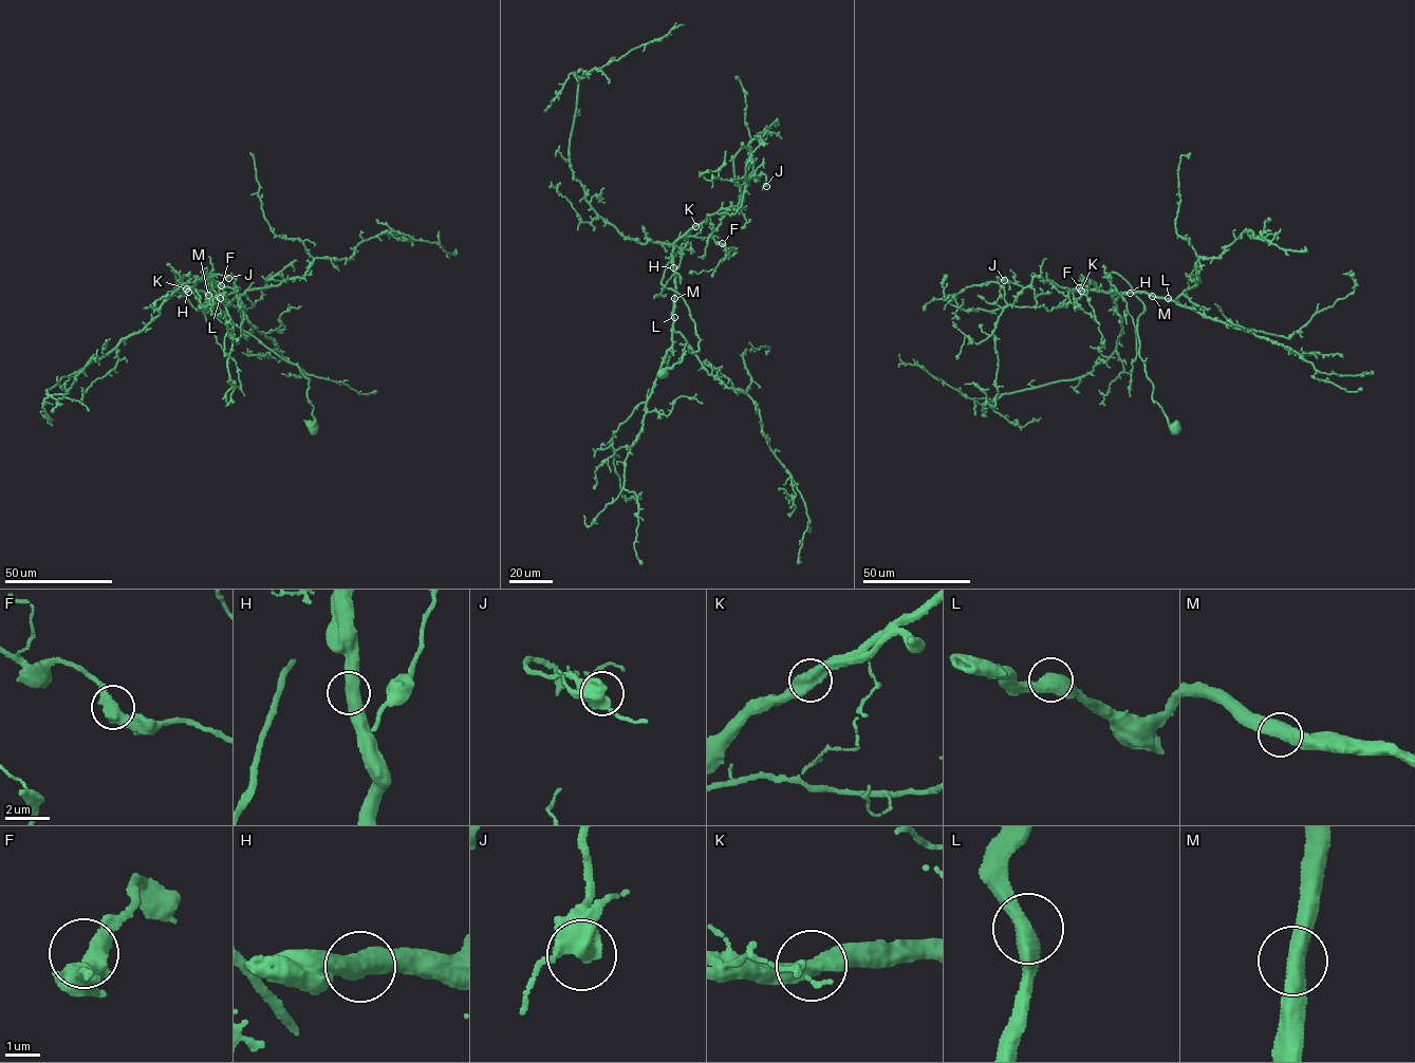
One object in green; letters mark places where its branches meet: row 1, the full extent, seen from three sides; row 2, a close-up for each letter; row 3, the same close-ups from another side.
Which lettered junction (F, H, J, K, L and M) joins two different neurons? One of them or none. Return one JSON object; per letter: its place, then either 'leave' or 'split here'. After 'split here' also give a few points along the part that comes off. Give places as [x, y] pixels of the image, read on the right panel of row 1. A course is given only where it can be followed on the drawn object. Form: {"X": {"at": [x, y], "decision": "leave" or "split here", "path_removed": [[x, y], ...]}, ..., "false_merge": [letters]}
{"F": {"at": [1079, 287], "decision": "leave"}, "H": {"at": [1130, 293], "decision": "leave"}, "J": {"at": [1004, 280], "decision": "leave"}, "K": {"at": [1081, 291], "decision": "leave"}, "L": {"at": [1168, 298], "decision": "leave"}, "M": {"at": [1152, 296], "decision": "leave"}, "false_merge": []}

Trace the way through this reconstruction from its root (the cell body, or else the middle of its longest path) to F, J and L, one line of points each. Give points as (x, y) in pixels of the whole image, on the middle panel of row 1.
F: (662, 372), (701, 340), (684, 300), (661, 282), (685, 245), (674, 243), (722, 243)
J: (662, 372), (701, 340), (661, 282), (685, 245), (674, 243), (738, 205), (751, 178), (766, 186)
L: (662, 372), (701, 340), (684, 300), (661, 282), (685, 243), (672, 255), (674, 317)

